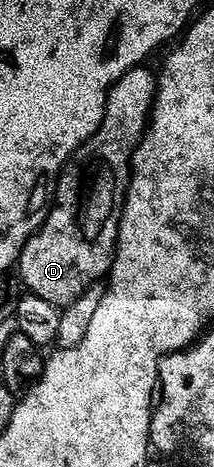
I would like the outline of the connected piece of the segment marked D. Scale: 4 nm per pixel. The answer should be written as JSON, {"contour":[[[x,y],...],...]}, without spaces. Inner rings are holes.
{"contour":[[[139,67],[128,70],[124,75],[120,75],[120,79],[116,79],[116,83],[106,93],[106,110],[102,116],[102,122],[84,144],[74,153],[74,156],[67,161],[62,168],[62,172],[58,174],[58,183],[54,186],[54,199],[50,207],[49,213],[46,214],[44,223],[34,234],[28,239],[28,243],[24,243],[22,254],[16,262],[16,273],[20,278],[21,284],[25,286],[29,292],[46,299],[48,303],[52,303],[57,307],[65,307],[73,303],[79,295],[94,281],[102,281],[110,272],[110,265],[114,262],[114,244],[118,241],[118,221],[122,217],[122,205],[126,201],[126,189],[130,186],[130,159],[134,155],[134,149],[142,140],[142,135],[146,131],[146,126],[150,120],[150,110],[154,107],[154,96],[158,90],[158,78],[155,70],[146,69],[147,67]]]}

